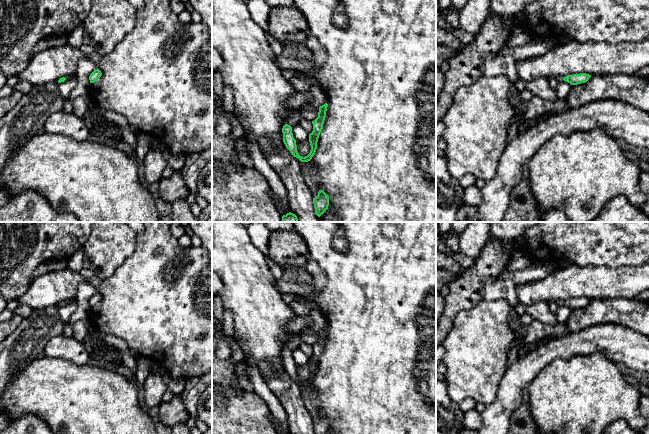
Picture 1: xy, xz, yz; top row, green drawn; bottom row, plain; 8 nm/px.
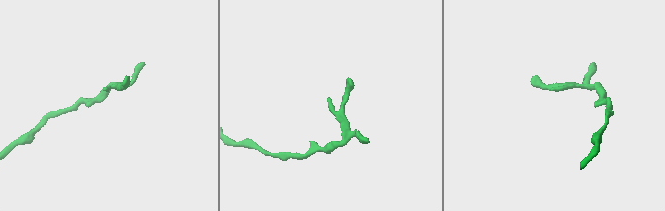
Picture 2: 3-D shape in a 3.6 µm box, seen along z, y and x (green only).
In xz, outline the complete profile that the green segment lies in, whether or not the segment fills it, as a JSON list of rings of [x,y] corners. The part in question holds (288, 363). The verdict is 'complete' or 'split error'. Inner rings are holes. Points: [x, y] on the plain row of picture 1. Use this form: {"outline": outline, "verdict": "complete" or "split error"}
{"outline": [[[327,327],[320,330],[318,341],[314,345],[312,345],[313,355],[309,358],[309,366],[310,366],[311,374],[310,377],[305,381],[299,379],[297,375],[296,364],[294,363],[292,357],[292,351],[296,348],[299,348],[301,343],[303,342],[300,332],[293,334],[292,339],[287,343],[287,347],[282,352],[283,366],[286,372],[290,375],[290,377],[294,381],[298,382],[301,386],[310,385],[316,376],[317,366],[318,366],[319,359],[323,353],[327,331],[328,331]]], "verdict": "split error"}

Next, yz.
{"outline": [[[580,297],[580,298],[573,298],[573,299],[567,299],[565,301],[562,300],[555,300],[554,302],[560,306],[560,305],[566,305],[570,307],[571,309],[577,309],[581,307],[585,307],[589,304],[591,299],[586,298],[586,297]]], "verdict": "split error"}

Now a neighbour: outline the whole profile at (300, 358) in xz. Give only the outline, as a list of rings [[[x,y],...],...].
[[[300,348],[292,350],[293,361],[296,365],[309,364],[309,357]]]

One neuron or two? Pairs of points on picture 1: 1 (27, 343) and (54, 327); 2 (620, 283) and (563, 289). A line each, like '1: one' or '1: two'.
1: one
2: one

